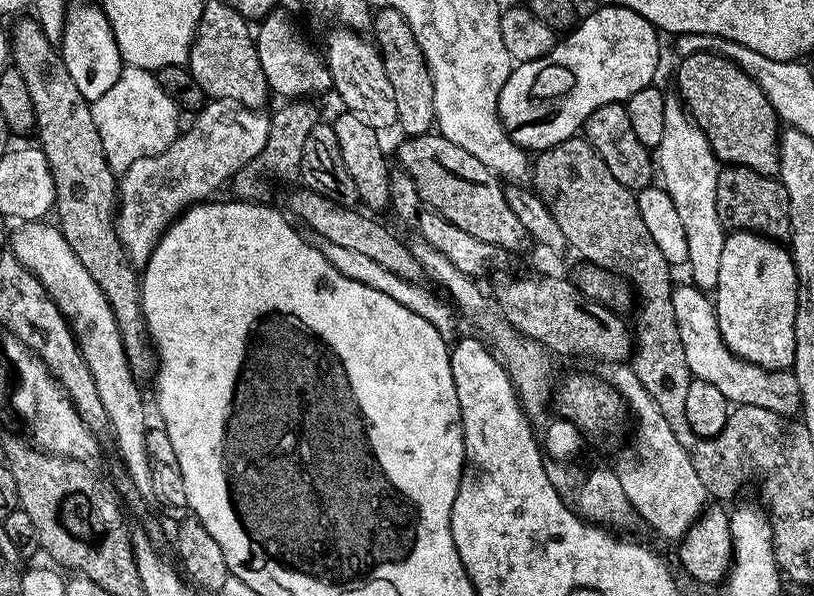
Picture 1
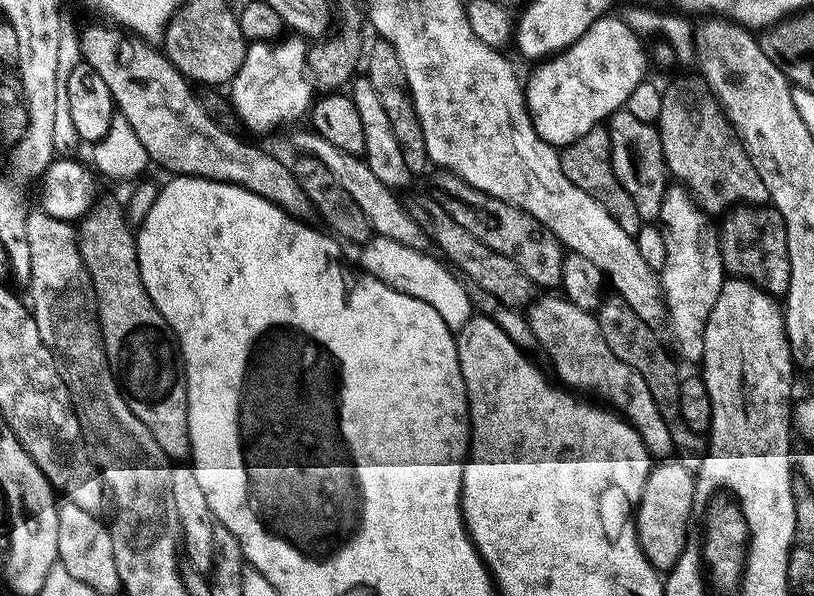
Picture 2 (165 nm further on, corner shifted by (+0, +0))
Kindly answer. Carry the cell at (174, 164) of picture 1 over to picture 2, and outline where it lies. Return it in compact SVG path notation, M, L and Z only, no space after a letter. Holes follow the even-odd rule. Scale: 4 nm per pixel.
M296 34L248 44L246 58L242 58L242 66L230 82L232 109L236 111L237 121L241 125L245 124L252 132L268 132L279 124L290 124L299 116L309 115L314 99L314 81L308 74L308 50L309 45Z

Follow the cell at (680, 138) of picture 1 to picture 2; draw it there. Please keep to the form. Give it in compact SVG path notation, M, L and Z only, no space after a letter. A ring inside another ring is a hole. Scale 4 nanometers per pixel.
M668 194L662 202L658 221L666 242L666 262L658 272L660 291L664 293L666 328L672 331L672 340L676 343L674 352L681 361L703 361L706 322L726 279L717 229L708 218L700 224L700 215L701 210L691 196Z

